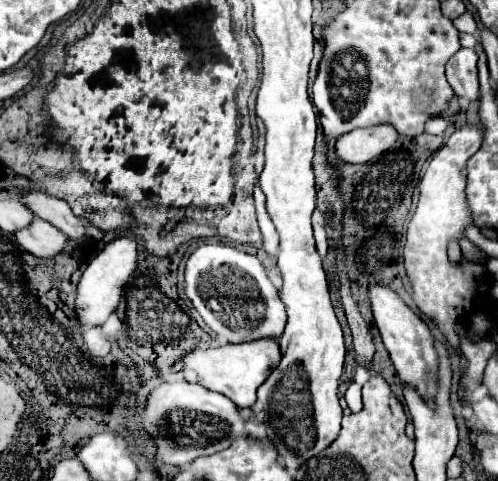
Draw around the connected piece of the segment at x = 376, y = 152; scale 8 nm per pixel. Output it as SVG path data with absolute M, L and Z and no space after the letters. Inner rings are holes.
M377 124L369 128L357 128L337 138L337 156L343 162L363 164L369 160L377 160L383 152L387 152L399 134L391 124Z

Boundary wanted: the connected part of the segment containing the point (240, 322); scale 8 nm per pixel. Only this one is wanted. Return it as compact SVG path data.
M201 244L187 260L185 284L187 296L205 324L227 342L251 342L259 338L277 340L285 330L285 304L267 278L261 262L247 252L223 244Z

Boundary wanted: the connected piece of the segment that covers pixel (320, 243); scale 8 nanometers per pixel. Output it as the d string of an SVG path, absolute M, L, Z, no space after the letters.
M313 224L313 234L315 242L317 242L317 254L321 256L321 258L325 258L325 254L327 254L327 234L325 234L325 228L323 228L323 224Z

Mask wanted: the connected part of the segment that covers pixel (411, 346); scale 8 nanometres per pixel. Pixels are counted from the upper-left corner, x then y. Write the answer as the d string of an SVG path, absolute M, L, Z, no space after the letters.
M373 282L367 286L367 296L371 300L371 310L375 324L381 332L383 344L391 354L395 370L401 382L415 386L425 398L431 398L435 392L435 372L437 372L437 354L433 348L433 334L423 318L413 312L399 294L385 282Z

